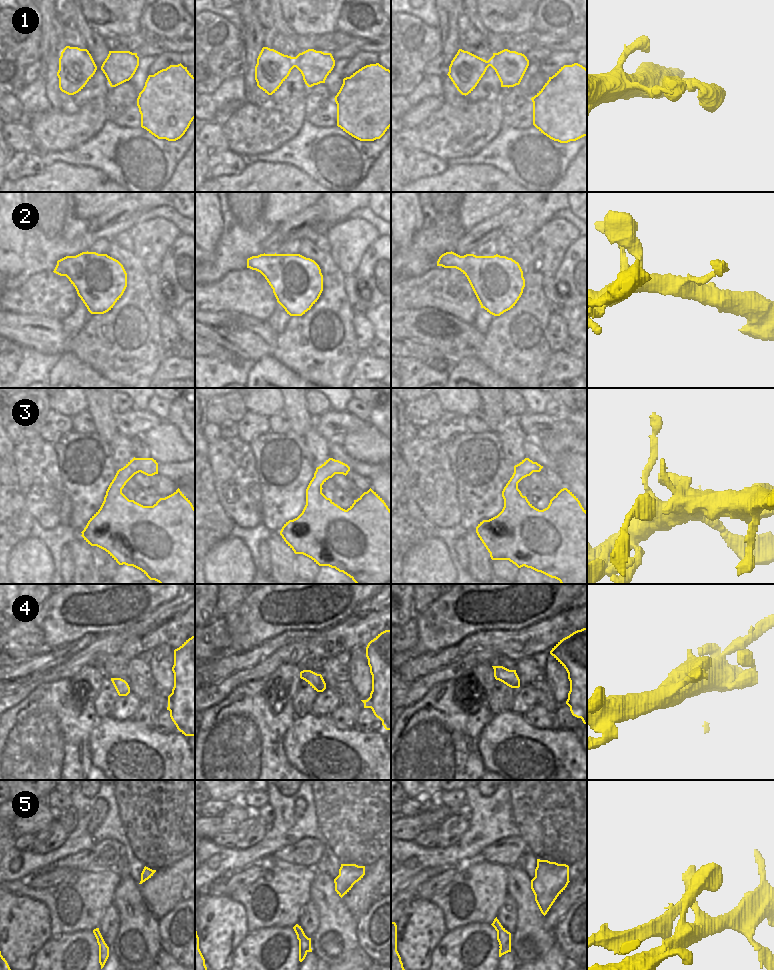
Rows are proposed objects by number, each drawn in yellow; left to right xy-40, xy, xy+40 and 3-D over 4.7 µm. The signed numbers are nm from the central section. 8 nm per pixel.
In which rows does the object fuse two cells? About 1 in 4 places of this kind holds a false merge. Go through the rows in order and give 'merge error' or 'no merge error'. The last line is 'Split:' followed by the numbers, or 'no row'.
1: no merge error
2: no merge error
3: no merge error
4: no merge error
5: merge error
Split: 5

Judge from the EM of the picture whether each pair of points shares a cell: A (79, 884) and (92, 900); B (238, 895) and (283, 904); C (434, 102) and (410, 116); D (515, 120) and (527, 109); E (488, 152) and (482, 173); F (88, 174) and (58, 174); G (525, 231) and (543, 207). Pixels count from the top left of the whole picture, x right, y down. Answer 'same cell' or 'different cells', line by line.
A: same cell
B: same cell
C: same cell
D: same cell
E: different cells
F: same cell
G: same cell

